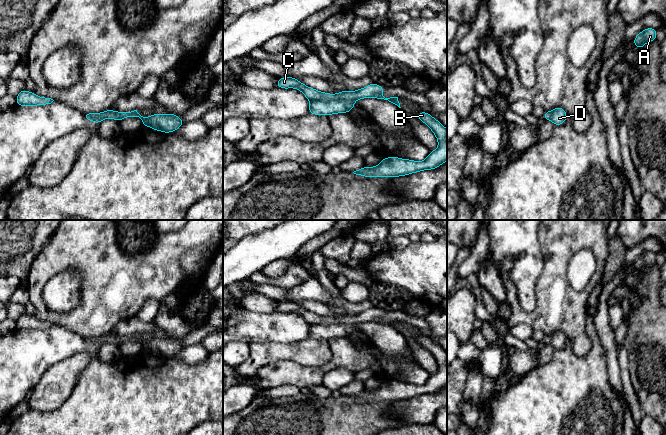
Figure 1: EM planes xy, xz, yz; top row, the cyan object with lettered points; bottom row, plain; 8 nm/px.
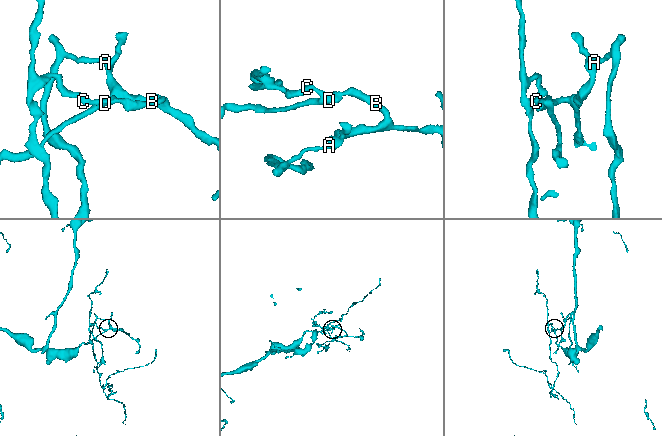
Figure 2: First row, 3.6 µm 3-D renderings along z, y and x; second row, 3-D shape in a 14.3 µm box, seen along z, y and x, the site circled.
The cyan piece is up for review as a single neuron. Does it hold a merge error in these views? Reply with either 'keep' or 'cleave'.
cleave

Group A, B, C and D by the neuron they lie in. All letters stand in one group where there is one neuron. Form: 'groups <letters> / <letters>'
groups A B C / D

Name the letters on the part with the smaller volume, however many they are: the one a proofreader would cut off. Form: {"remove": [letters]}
{"remove": ["A", "B", "C"]}

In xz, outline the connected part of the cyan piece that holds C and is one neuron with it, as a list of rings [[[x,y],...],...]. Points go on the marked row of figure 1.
[[[294,77],[279,78],[276,87],[283,88],[283,89],[295,88],[300,92],[302,92],[309,101],[321,100],[321,99],[355,101],[355,100],[360,100],[364,98],[377,98],[377,99],[388,100],[389,102],[401,108],[400,103],[398,101],[398,97],[385,98],[383,96],[384,87],[374,82],[356,91],[343,90],[337,94],[320,92],[314,88],[310,88],[307,85],[301,83],[299,80],[297,80]]]

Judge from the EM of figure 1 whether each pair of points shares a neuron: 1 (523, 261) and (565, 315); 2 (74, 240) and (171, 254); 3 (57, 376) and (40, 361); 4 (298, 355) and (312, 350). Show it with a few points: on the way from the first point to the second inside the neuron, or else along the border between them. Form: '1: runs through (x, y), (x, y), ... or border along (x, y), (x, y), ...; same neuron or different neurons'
1: border along (542, 255), (543, 270), (537, 278), (536, 302); different neurons
2: runs through (98, 257), (103, 262), (147, 262); same neuron
3: border along (69, 357), (49, 367), (34, 387); different neurons
4: runs through (301, 353), (309, 352); same neuron

